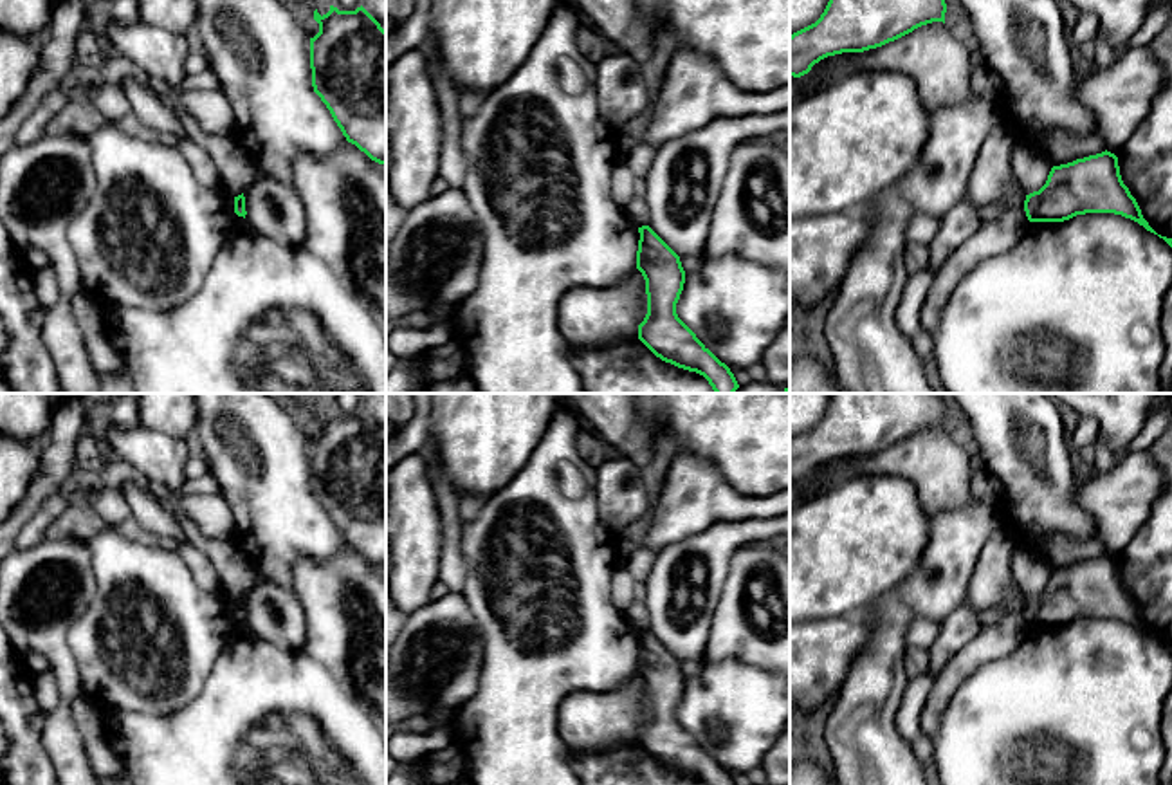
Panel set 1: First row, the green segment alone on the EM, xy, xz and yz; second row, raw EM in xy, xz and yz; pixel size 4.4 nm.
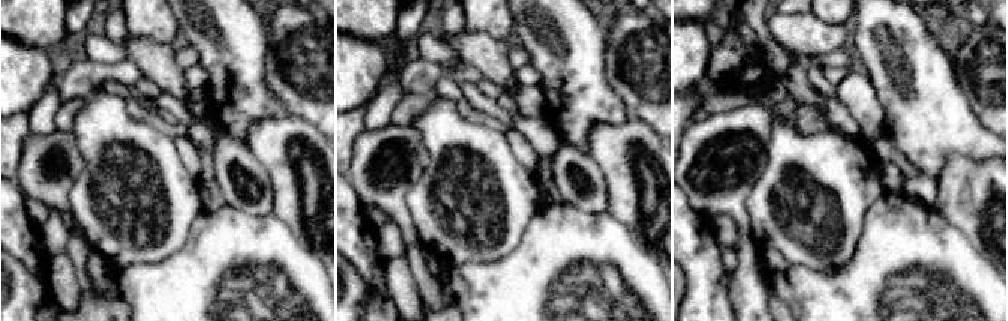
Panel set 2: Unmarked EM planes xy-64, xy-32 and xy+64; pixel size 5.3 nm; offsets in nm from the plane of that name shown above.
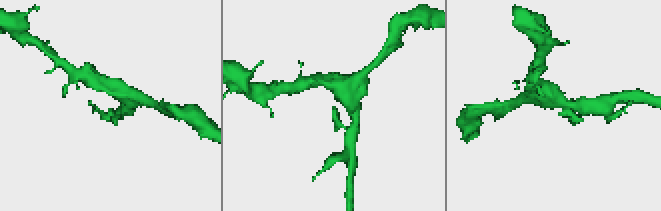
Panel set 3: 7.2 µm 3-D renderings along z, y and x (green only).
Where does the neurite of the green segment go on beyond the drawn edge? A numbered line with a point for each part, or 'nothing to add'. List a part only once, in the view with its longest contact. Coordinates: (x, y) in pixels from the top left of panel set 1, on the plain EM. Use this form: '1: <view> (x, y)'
nothing to add

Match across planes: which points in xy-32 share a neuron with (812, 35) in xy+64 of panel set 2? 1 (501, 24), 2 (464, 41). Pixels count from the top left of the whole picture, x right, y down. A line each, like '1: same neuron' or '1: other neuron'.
1: other neuron
2: same neuron

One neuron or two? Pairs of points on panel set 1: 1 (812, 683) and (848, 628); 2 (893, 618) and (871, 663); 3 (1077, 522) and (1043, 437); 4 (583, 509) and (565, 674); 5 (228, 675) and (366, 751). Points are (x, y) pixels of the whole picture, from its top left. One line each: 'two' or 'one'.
1: one
2: one
3: one
4: one
5: one

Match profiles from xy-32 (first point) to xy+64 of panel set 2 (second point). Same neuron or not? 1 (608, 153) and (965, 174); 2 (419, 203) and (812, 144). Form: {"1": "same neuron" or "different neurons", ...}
{"1": "same neuron", "2": "same neuron"}

